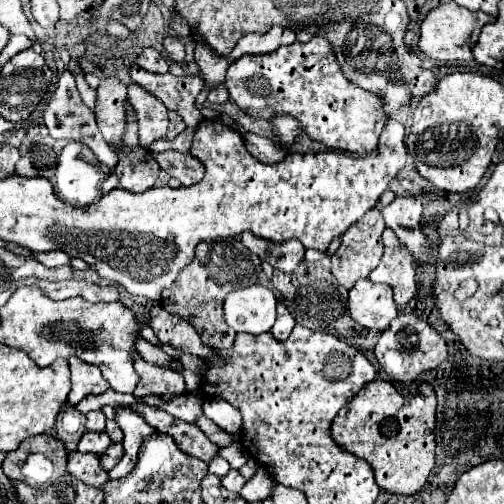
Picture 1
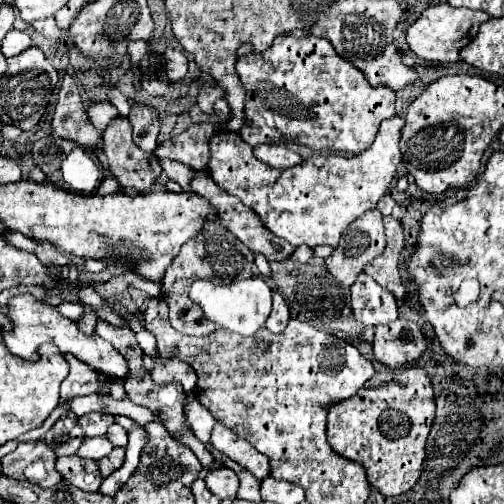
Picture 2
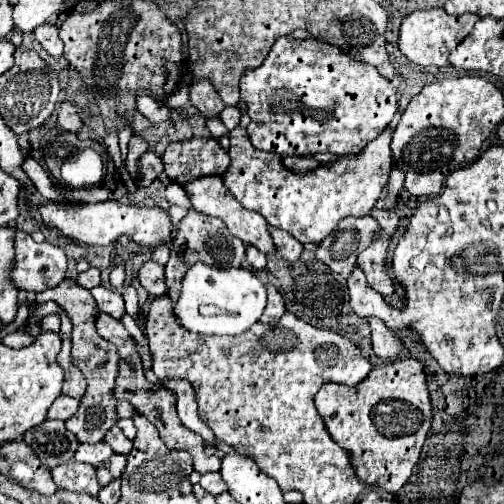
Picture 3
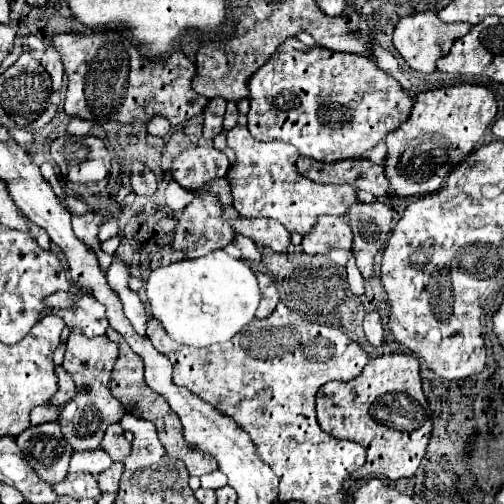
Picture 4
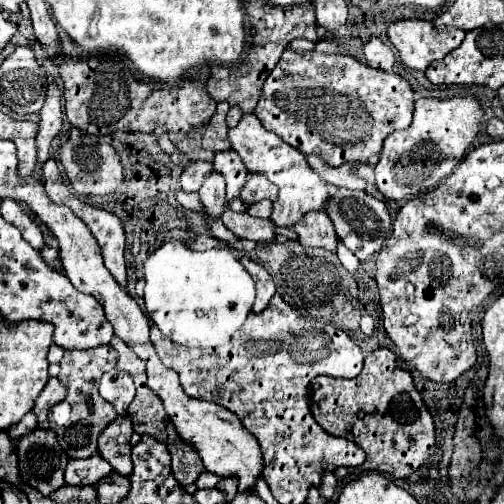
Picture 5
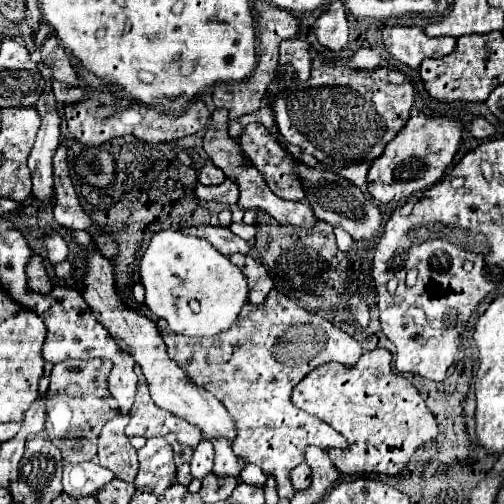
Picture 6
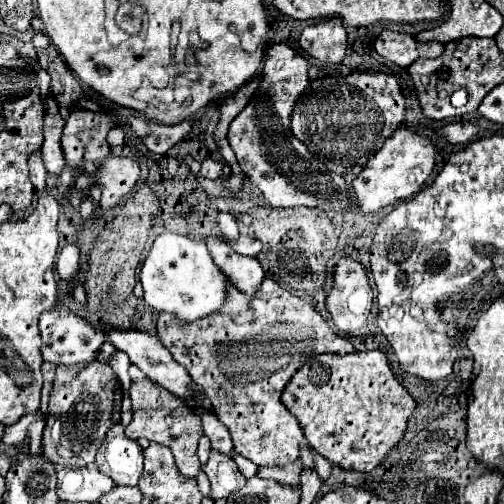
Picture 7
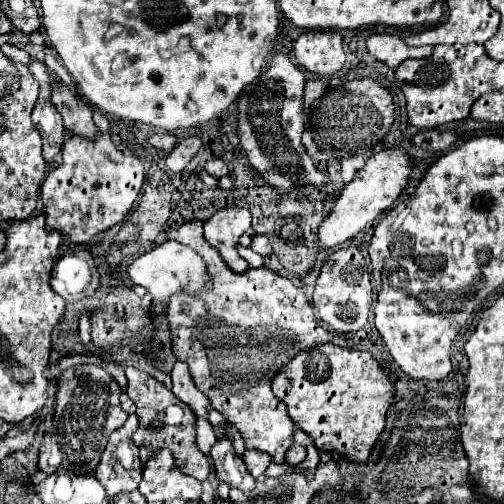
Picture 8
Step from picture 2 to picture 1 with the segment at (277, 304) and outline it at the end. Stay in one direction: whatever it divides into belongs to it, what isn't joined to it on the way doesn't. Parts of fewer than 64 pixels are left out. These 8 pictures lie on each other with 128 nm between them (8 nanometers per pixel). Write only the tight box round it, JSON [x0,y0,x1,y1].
[272,302,296,342]

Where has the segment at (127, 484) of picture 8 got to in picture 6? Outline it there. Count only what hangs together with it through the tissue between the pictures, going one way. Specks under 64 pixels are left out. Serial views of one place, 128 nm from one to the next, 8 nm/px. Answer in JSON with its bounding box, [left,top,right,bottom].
[98,414,138,482]

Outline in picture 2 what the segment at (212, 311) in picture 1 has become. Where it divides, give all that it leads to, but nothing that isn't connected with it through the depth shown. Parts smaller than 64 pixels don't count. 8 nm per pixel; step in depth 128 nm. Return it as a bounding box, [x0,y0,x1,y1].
[162,220,254,336]

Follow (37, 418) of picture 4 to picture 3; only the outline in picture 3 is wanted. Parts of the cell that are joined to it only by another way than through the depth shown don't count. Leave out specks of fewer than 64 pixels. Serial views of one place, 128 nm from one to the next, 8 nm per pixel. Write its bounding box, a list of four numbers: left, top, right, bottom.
[48,396,80,420]

